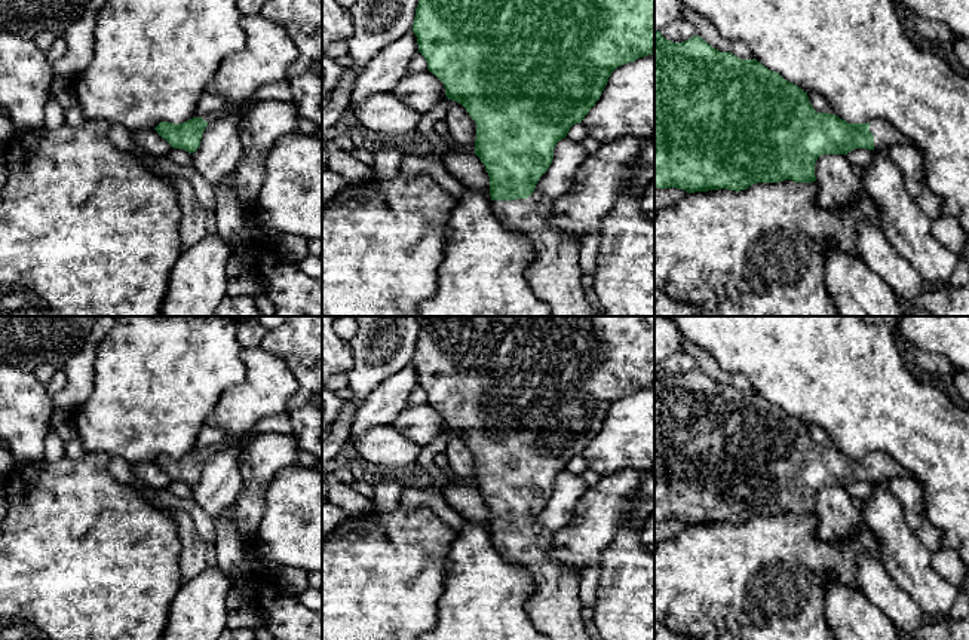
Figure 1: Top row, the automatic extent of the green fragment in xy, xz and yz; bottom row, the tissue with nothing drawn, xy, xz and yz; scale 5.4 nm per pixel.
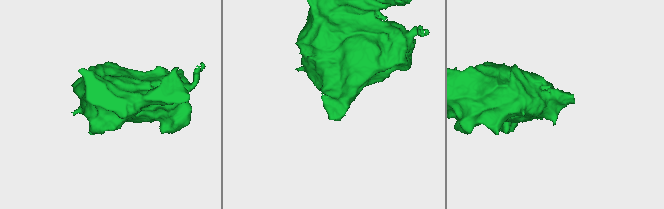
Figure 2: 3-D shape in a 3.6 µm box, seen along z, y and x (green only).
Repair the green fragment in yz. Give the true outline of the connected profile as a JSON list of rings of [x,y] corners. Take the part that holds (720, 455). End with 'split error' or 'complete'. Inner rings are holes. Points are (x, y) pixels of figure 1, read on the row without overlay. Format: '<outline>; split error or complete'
[[[654,365],[654,520],[687,526],[727,521],[740,524],[757,515],[816,514],[815,497],[822,487],[847,487],[855,481],[887,481],[908,472],[883,451],[847,456],[835,447],[818,445],[807,425],[769,402],[757,392],[720,385],[702,370],[674,376]]]; split error

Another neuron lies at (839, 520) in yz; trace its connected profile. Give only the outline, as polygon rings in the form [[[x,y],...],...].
[[[844,487],[819,489],[815,508],[819,518],[818,536],[822,541],[846,541],[858,536],[862,526],[861,511]]]

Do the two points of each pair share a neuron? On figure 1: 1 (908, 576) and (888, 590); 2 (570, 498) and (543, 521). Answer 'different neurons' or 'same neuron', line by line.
1: different neurons
2: same neuron

